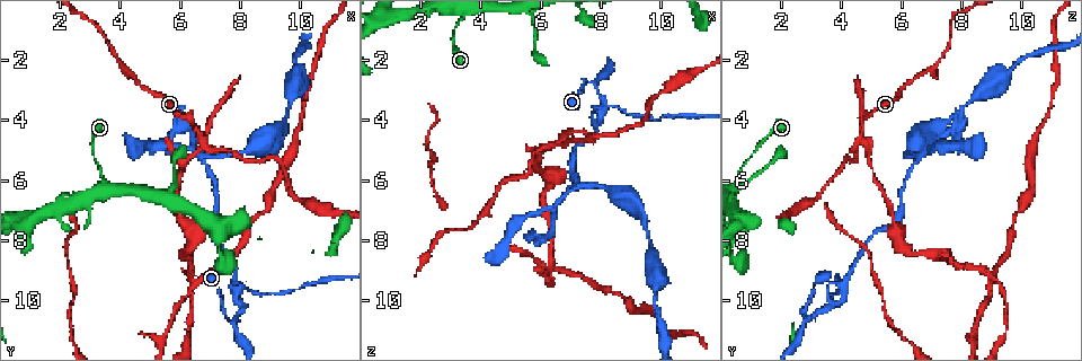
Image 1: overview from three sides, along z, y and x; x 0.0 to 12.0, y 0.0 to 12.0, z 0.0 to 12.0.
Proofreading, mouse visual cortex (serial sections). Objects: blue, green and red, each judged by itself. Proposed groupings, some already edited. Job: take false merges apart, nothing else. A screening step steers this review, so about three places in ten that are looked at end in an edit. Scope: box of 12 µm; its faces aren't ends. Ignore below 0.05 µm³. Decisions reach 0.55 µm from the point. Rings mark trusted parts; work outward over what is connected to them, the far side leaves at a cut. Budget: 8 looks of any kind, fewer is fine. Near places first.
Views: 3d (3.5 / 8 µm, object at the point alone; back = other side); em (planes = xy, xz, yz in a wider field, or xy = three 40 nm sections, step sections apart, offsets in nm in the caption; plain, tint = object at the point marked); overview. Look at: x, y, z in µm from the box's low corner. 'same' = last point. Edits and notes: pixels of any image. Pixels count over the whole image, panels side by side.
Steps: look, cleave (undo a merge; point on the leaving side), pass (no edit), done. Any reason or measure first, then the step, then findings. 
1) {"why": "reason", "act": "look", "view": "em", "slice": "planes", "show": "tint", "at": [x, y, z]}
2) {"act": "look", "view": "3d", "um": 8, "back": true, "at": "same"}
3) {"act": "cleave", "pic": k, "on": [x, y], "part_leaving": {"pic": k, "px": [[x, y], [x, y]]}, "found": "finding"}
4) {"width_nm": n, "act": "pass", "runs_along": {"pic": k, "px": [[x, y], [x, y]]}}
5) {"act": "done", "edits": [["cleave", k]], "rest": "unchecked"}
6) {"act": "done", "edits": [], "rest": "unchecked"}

{"act": "look", "view": "3d", "um": 3.5, "back": true, "at": [7.6, 10.5, 2.7]}

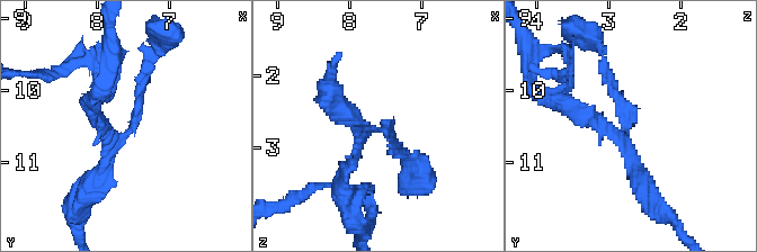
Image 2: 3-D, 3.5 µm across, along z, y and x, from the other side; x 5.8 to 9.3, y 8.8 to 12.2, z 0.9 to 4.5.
{"arms": 3, "arm_widths_nm": [150, 200, 200], "act": "look", "view": "em", "slice": "xy", "step": 2, "show": "tint", "at": [7.55, 10.50, 2.75]}

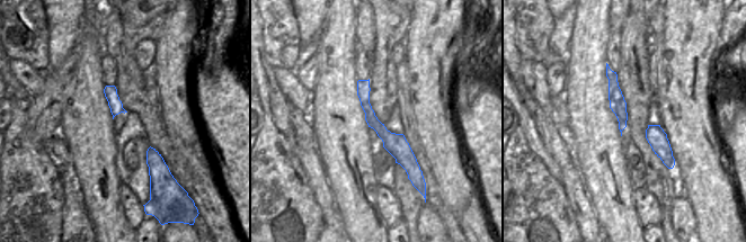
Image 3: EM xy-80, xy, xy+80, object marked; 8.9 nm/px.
{"width_nm": 160, "act": "pass", "runs_along": {"pic": 3, "px": [[361, 82], [371, 119], [411, 166]]}, "found": "continuous, no second cell"}

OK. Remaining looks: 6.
{"why": "three-way junction", "act": "look", "view": "3d", "um": 3.5, "back": true, "at": [6.8, 5.3, 6.6]}

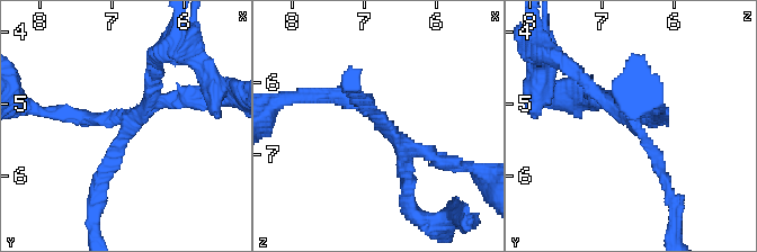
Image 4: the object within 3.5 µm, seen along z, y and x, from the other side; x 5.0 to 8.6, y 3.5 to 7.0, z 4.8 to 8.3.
{"why": "shape alone is not enough", "act": "look", "view": "em", "slice": "xy", "step": 3, "show": "tint", "at": [6.80, 5.25, 6.55]}

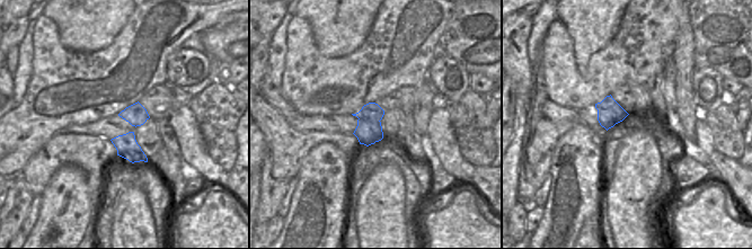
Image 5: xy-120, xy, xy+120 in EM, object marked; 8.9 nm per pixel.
{"act": "look", "view": "em", "slice": "planes", "show": "tint", "at": "same"}

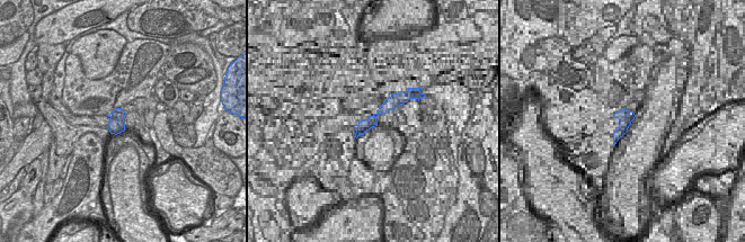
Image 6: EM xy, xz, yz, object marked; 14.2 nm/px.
{"width_nm": 240, "act": "cleave", "pic": 4, "on": [198, 99], "border": {"pic": 6, "px": [[111, 117], [123, 119]]}, "found": "two cells meet here"}

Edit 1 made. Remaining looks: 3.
{"why": "three-way junction", "act": "look", "view": "3d", "um": 3.5, "at": [6.9, 4.7, 4.6]}

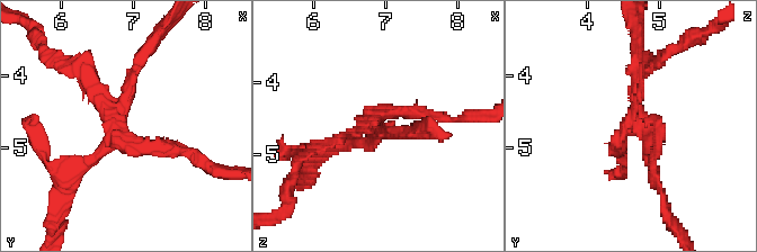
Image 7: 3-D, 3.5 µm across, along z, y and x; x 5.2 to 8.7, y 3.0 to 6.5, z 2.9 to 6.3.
{"act": "look", "view": "em", "slice": "xy", "step": 2, "show": "tint", "at": [6.75, 4.70, 4.65]}

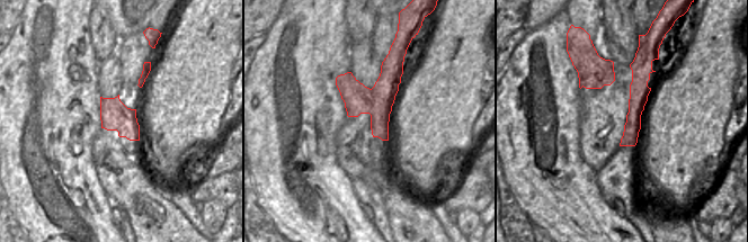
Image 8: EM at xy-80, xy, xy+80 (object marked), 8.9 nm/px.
{"why": "cut it another way", "act": "look", "view": "em", "slice": "xy", "step": 5, "show": "tint", "at": "same"}

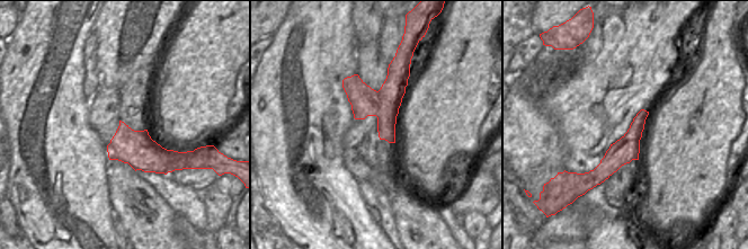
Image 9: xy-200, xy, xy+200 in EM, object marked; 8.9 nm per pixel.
{"width_nm": 280, "act": "cleave", "pic": 7, "on": [137, 65], "part_leaving": {"pic": 7, "px": [[638, 131], [647, 138], [664, 210]]}, "found": "two cells meet here"}

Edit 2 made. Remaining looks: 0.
{"act": "done", "edits": [["cleave", 4], ["cleave", 7]], "rest": "unchecked"}

